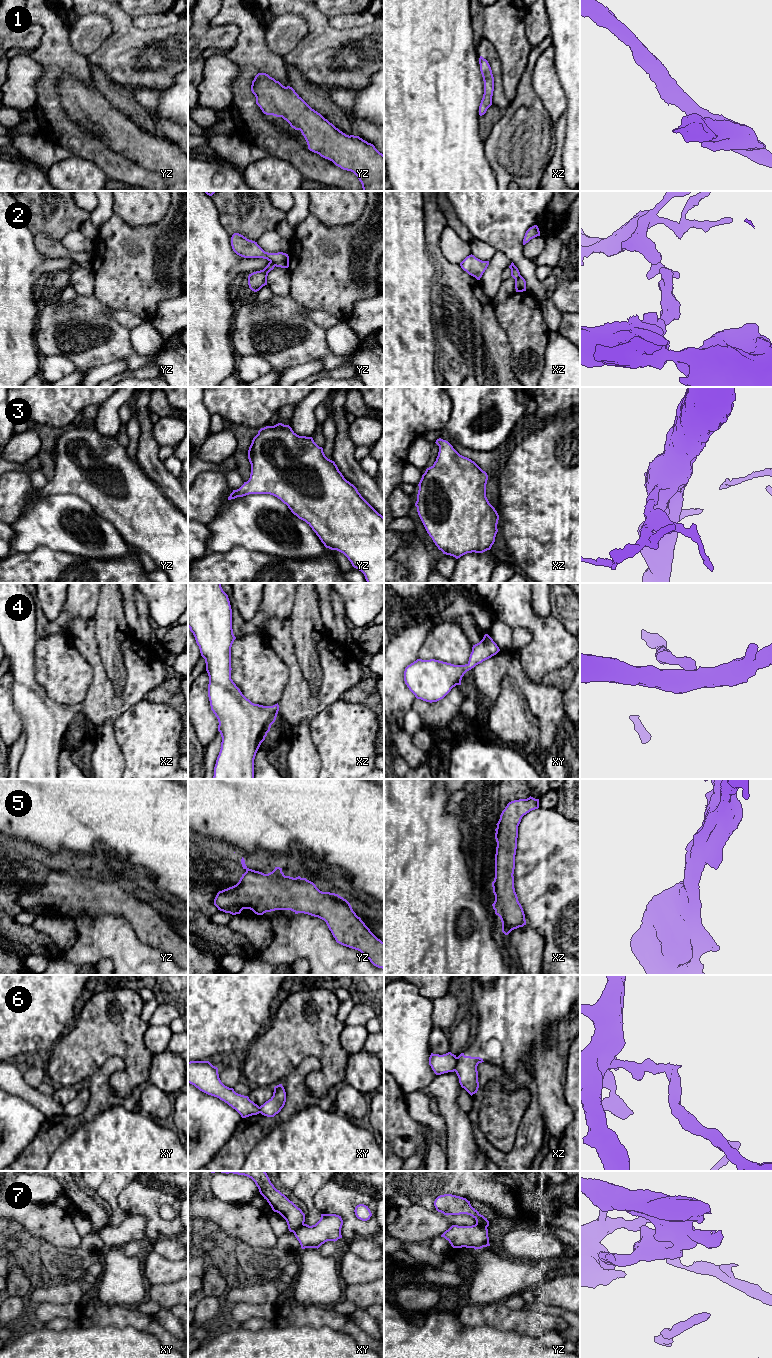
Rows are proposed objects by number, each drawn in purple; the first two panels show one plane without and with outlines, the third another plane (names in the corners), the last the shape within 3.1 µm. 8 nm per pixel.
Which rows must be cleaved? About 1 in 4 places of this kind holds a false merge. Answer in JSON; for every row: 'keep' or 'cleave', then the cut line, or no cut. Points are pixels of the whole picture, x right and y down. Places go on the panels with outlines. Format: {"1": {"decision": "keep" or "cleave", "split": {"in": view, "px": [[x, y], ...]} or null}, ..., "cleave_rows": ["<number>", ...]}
{"1": {"decision": "keep", "split": null}, "2": {"decision": "cleave", "split": {"in": "yz", "px": [[270, 261], [275, 265]]}}, "3": {"decision": "keep", "split": null}, "4": {"decision": "keep", "split": null}, "5": {"decision": "keep", "split": null}, "6": {"decision": "cleave", "split": {"in": "xz", "px": [[457, 1057], [454, 1070]]}}, "7": {"decision": "cleave", "split": {"in": "xy", "px": [[303, 1223], [293, 1232]]}}, "cleave_rows": ["2", "6", "7"]}

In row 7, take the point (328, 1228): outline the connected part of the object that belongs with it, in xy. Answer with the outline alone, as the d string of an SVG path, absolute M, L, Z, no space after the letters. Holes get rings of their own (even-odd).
M321 1214L320 1220L312 1226L303 1224L293 1233L301 1248L319 1248L327 1241L337 1241L342 1238L343 1220L336 1214Z

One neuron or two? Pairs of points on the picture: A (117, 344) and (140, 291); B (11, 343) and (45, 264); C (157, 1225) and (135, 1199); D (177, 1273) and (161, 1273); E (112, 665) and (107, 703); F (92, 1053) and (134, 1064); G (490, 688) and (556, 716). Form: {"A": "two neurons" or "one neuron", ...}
{"A": "two neurons", "B": "one neuron", "C": "one neuron", "D": "one neuron", "E": "two neurons", "F": "one neuron", "G": "one neuron"}

